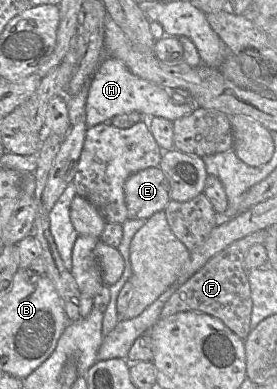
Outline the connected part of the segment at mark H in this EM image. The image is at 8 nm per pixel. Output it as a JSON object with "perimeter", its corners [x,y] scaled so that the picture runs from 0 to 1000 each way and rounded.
{"perimeter":[[[386,147],[365,154],[321,206],[321,237],[307,272],[307,314],[321,326],[397,314],[422,296],[502,288],[520,303],[588,301],[628,311],[686,293],[708,265],[646,267],[625,260],[614,234],[592,224],[487,195],[430,152]]]}

